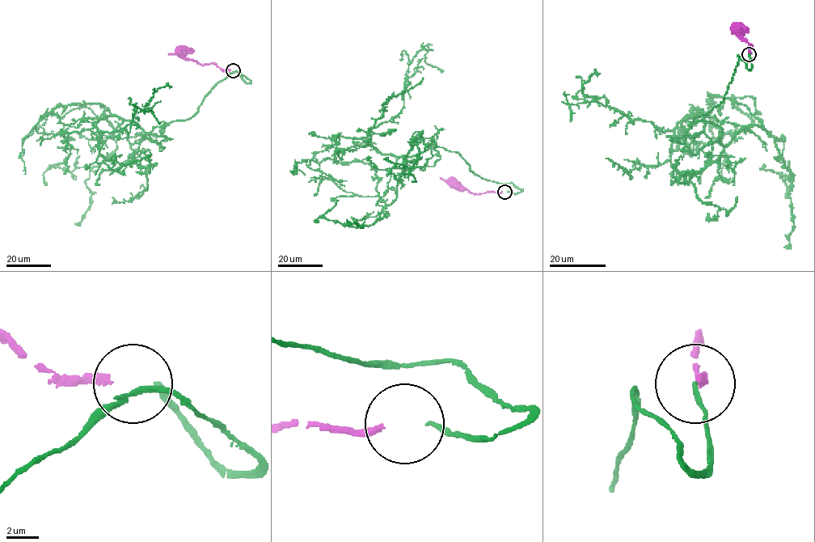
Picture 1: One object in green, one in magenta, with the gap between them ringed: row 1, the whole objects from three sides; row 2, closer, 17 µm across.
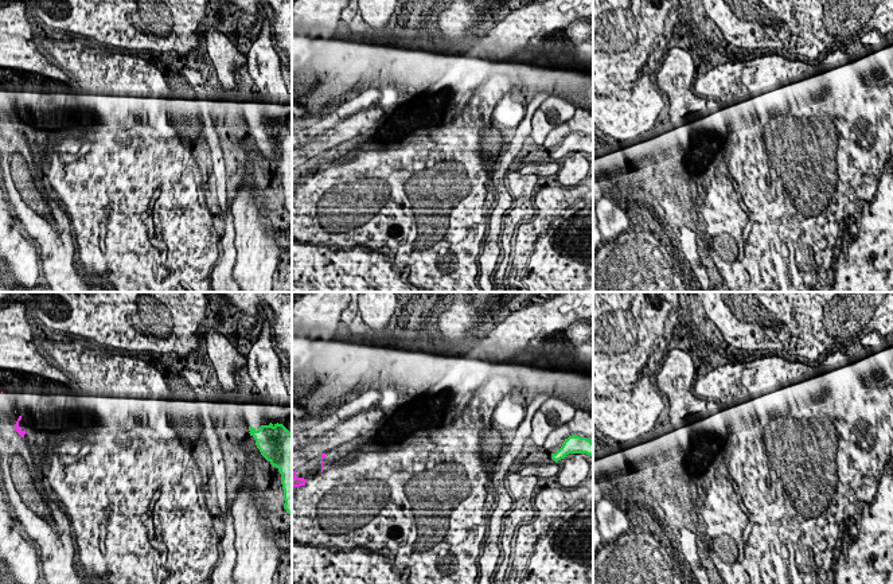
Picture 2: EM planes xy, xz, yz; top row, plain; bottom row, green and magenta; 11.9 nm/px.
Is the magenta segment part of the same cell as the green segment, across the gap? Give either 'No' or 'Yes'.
No

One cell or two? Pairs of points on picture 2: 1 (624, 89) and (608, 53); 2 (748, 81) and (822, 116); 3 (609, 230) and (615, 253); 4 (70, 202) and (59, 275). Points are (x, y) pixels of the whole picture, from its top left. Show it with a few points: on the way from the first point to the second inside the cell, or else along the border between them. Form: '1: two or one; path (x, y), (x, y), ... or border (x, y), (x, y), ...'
1: two; border (626, 47), (626, 77), (611, 88), (644, 96)
2: two; border (810, 76), (780, 88)
3: two; border (626, 230), (607, 242)
4: two; border (57, 198), (70, 221), (75, 246)

